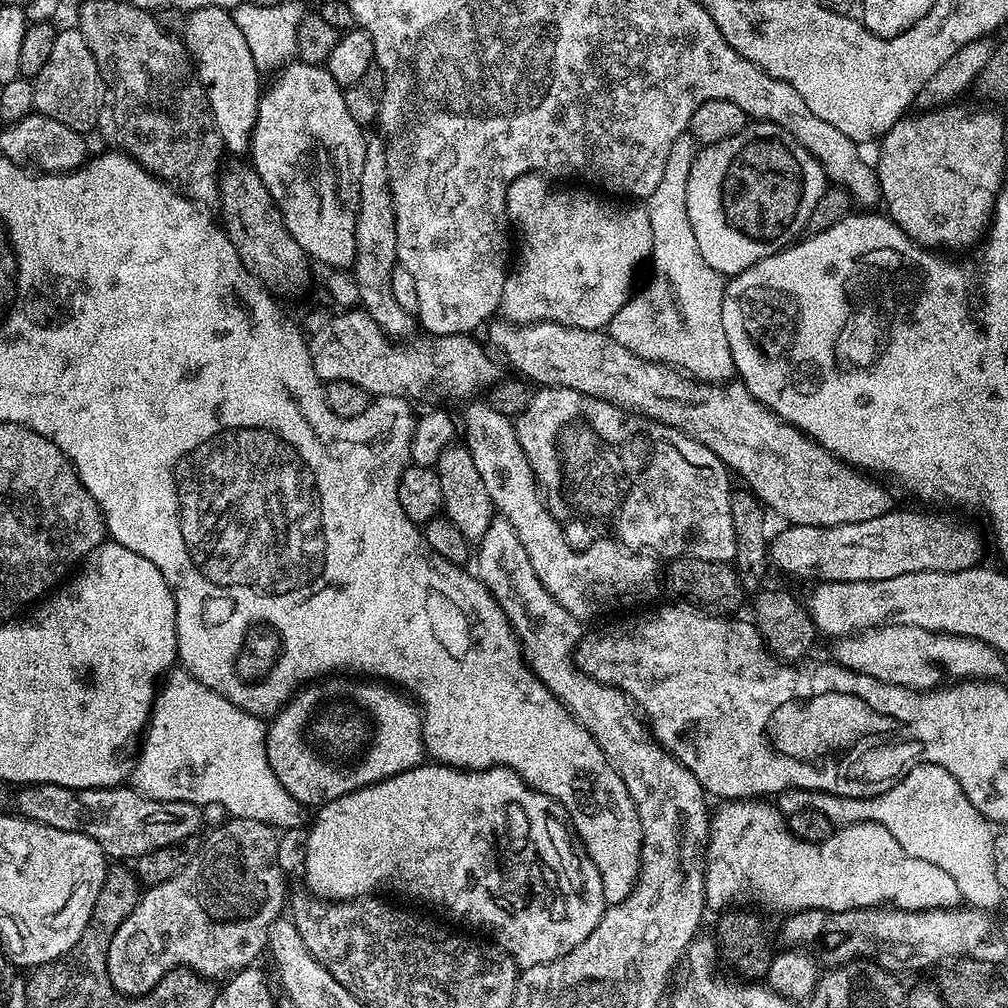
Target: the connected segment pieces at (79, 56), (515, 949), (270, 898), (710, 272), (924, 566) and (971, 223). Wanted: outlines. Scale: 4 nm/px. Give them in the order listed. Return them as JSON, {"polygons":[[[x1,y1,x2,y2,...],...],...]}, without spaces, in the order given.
{"polygons":[[[79,27,60,28,54,38,54,46,50,49,50,58,46,66,32,80,34,86,34,109,39,115,54,118,54,122,62,122,62,126,70,126,74,131,88,134,88,131,97,127,100,119,100,106,102,103,102,77,100,68,96,64,90,46,86,46,86,38,80,33]],[[421,762,405,772,387,776,384,780,367,784,364,788,347,792,344,796,338,796,319,805,317,812,320,813,317,814,312,829,306,832,306,843,303,845,302,873,304,872,304,880,308,883,305,885,313,895,336,900,354,900,358,896,379,893,379,888,389,888,390,891,397,892,402,899,413,900,416,904,425,904,426,907,433,908,434,911,441,912,442,915,449,916,460,924,469,924,472,928,492,932,491,939,495,947,511,956,512,963,521,969,557,960,592,932,594,926,600,921,601,913,605,910,606,901,600,894,579,896,572,889,571,879,567,875,557,870,540,868,540,860,532,860,532,820,524,820,524,804,532,804,532,790,529,791,526,787,520,788,508,768,493,766,483,770,465,770,449,768,447,764]],[[231,817,214,829,196,850,189,851,186,862,170,878,149,885,111,933,105,949,107,976,116,990,137,1001,149,1000,163,994,166,982,176,977,187,978,195,980,196,989,208,995,210,1006,221,985,232,975,251,967,267,947,262,928,252,916,270,914,284,900,284,871,277,864,277,844,277,835,268,824]],[[677,146,670,150,666,166,662,166,662,179,658,181,654,194,646,198,650,234,652,235,652,277,644,289,629,296,622,310,606,329,610,339,637,356,639,360,652,360,655,364,667,364,700,382,728,382,733,379,734,369,730,344,726,342,726,330,722,330,722,298,724,297,725,277,715,272,698,254,698,242,686,214,686,182,690,180,693,149]],[[883,512,878,518,842,526,819,528,794,524,784,529,767,545,767,559,788,576,801,576,809,582,896,578,918,571,958,572,981,563,980,536,964,524,951,524,920,512]],[[952,102,947,106,916,110,911,114,901,116,894,126,878,141,880,153,874,159,876,177,880,183,880,198,886,209,888,219,893,220,902,231,914,242,918,242,923,248,933,250,948,250,944,248,964,248,972,244,976,239,981,239,982,233,989,227,992,212,996,208,996,195,1000,193,1001,184,1005,183,1004,176,1004,120,996,112,988,108,959,108,959,103]]]}

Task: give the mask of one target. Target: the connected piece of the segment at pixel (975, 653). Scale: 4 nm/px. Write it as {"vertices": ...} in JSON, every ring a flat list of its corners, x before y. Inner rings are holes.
{"vertices":[[897,622,857,630,845,635,836,648,835,663,852,672,861,672,887,684,907,688,935,688,949,678,986,680,1000,678,1005,659,984,640,954,636,950,633,931,632,914,625]]}

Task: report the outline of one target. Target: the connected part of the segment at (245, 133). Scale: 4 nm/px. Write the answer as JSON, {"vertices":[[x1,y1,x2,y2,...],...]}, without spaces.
{"vertices":[[214,6,194,8,186,17,182,39,192,57,196,77,204,88,214,126,225,149,233,157,243,157,252,143,252,131,258,116,261,69,256,67,254,57,250,55,250,46,246,46,246,38,242,30,238,30,238,22,234,22,229,9]]}

